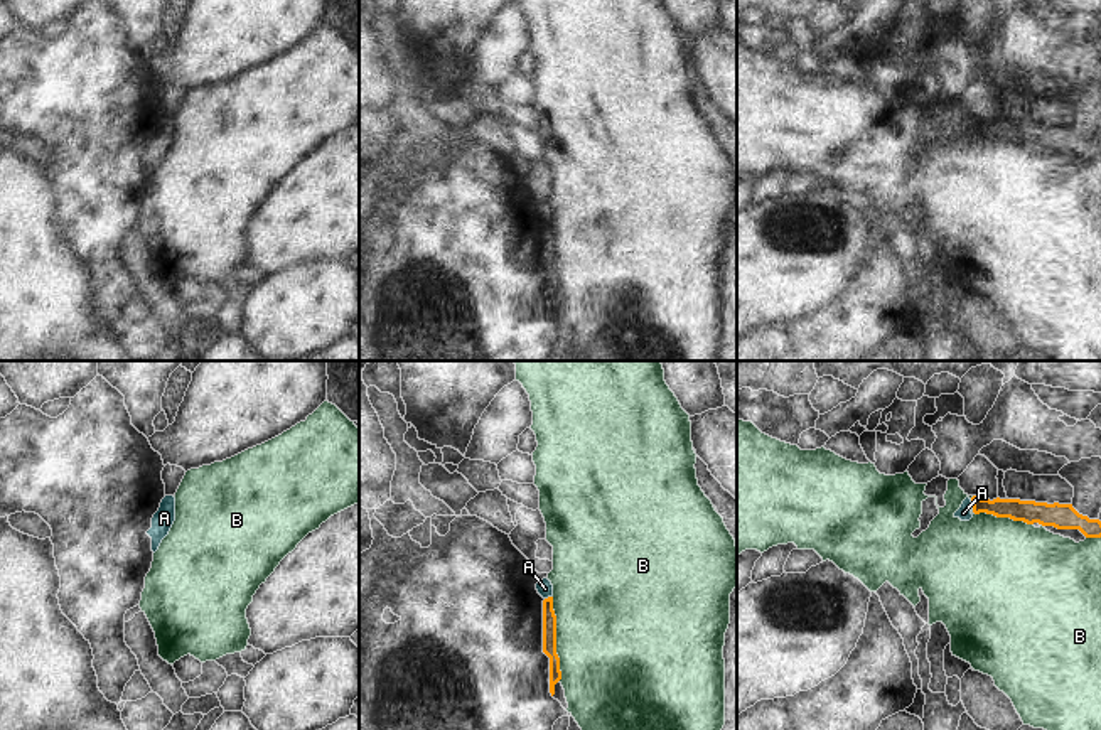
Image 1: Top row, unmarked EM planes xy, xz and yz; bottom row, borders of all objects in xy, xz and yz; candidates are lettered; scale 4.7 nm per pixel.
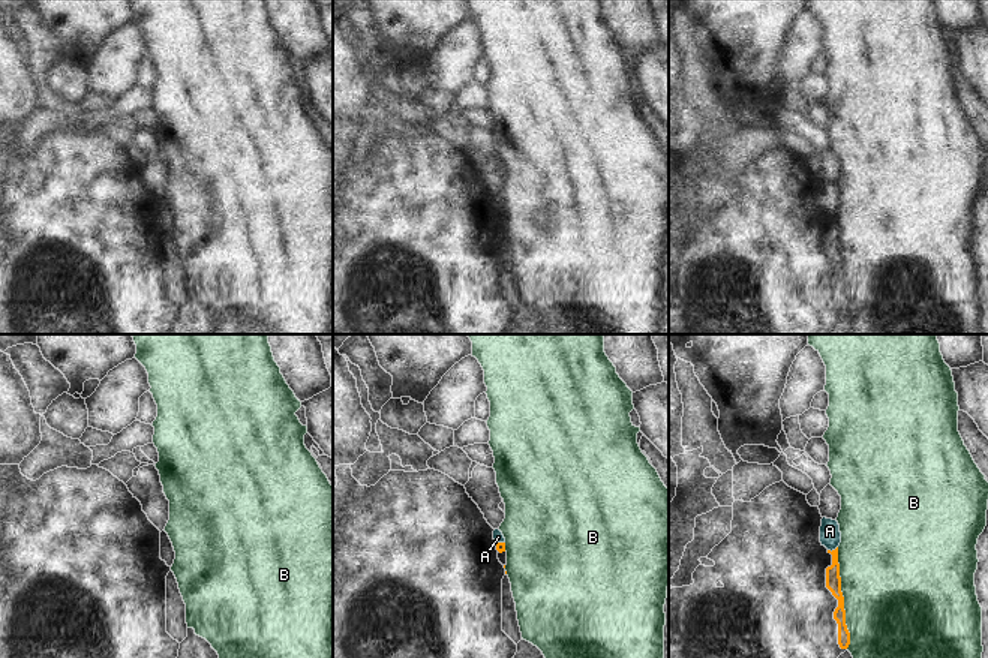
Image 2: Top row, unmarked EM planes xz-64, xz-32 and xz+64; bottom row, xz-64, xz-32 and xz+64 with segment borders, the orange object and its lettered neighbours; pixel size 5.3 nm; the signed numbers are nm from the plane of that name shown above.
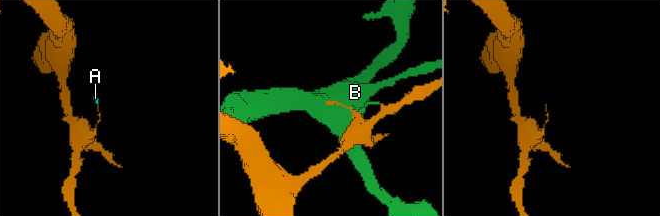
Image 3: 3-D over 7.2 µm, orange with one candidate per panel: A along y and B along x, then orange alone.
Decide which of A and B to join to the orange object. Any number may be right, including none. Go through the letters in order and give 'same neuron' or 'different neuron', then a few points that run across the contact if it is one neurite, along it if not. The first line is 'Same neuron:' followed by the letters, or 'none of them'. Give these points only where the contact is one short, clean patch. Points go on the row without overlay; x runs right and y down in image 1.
Same neuron: none of them
A: different neuron; line xz (550, 218), (545, 221)
B: different neuron

